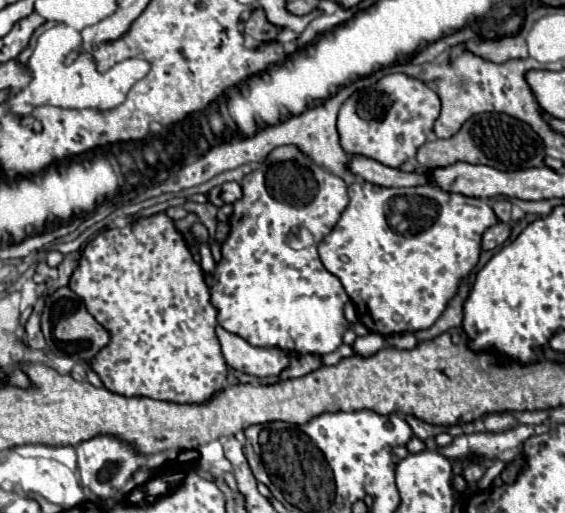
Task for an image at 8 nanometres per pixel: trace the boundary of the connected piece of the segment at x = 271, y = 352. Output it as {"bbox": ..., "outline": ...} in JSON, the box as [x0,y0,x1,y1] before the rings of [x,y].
{"bbox":[216,327,288,377],"outline":[[[216,327],[218,341],[222,345],[224,359],[230,367],[242,373],[250,373],[256,377],[276,377],[282,369],[288,367],[288,357],[280,349],[260,349],[252,347],[244,339],[234,333],[224,331],[224,327]]]}

